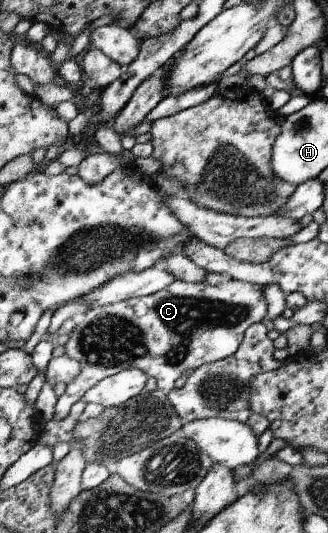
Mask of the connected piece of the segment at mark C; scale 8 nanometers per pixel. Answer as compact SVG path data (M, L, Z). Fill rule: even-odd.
M222 273L221 282L214 286L174 279L174 282L154 294L88 309L78 319L77 325L69 334L68 342L63 345L65 355L78 361L81 369L75 380L67 384L64 394L57 398L53 419L66 418L71 411L71 406L82 400L86 392L95 384L132 367L141 370L148 377L154 376L157 380L157 388L169 393L178 378L184 378L188 372L192 372L201 364L211 363L234 354L244 338L246 329L260 323L266 316L266 312L267 302L263 286L233 279L226 273Z

